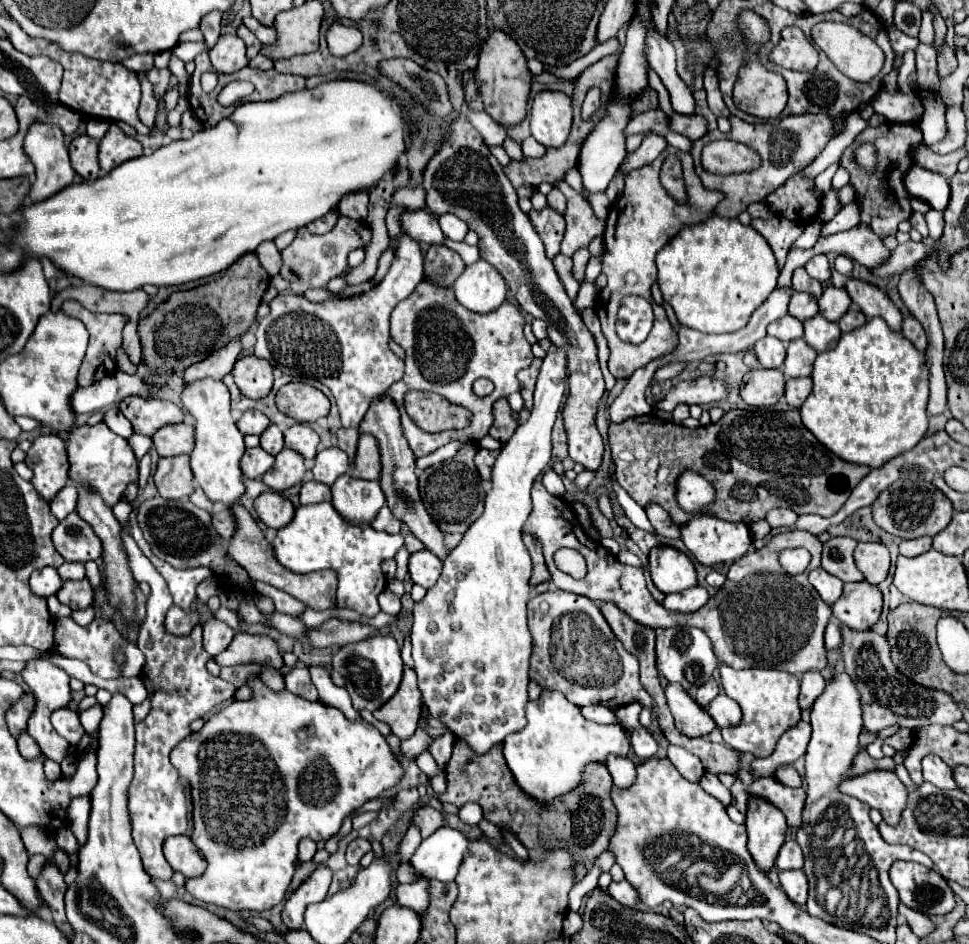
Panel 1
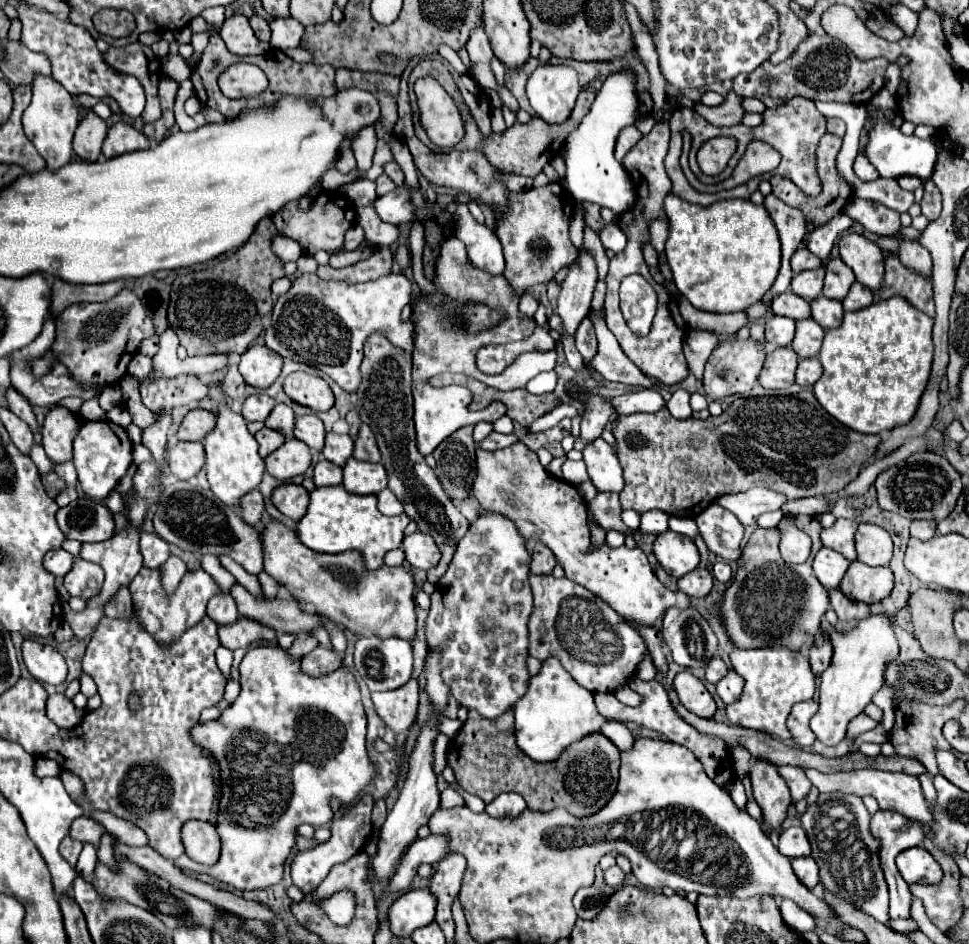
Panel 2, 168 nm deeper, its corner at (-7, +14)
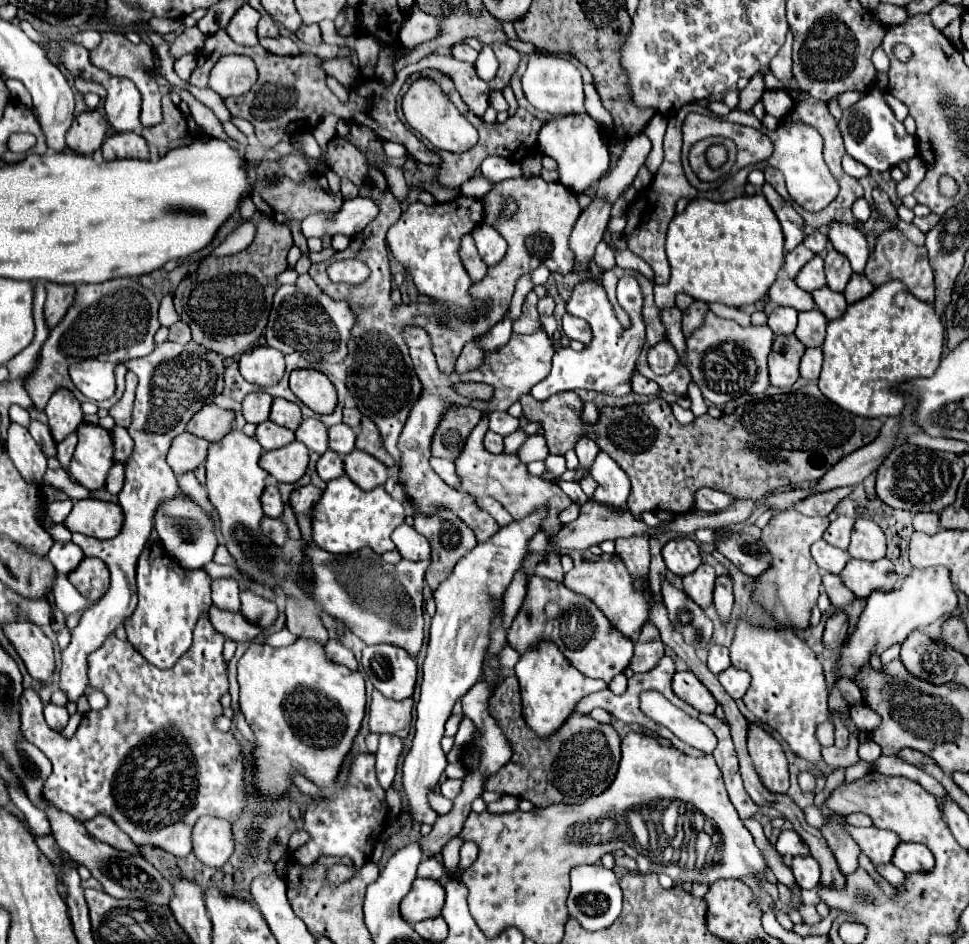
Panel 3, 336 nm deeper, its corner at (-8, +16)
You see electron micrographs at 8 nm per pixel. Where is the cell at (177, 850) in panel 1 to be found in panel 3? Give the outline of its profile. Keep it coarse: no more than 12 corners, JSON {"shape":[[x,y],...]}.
{"shape":[[203,816],[193,854],[221,868],[233,854],[231,822]]}

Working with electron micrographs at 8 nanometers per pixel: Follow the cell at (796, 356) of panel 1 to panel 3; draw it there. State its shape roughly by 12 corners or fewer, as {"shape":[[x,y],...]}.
{"shape":[[815,308],[799,312],[795,336],[821,346],[827,318]]}

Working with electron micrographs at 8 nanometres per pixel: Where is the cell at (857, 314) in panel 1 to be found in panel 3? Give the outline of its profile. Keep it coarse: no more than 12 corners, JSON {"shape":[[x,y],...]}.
{"shape":[[853,274],[843,296],[847,304],[869,296],[875,286]]}

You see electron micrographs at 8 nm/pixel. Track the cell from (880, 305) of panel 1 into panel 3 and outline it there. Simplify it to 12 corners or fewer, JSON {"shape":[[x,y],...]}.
{"shape":[[831,222],[827,236],[835,250],[861,274],[869,258],[863,232]]}

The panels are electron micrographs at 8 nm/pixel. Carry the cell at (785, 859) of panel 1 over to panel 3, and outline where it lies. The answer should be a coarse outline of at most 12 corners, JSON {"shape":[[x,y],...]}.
{"shape":[[783,830],[777,852],[785,858],[809,856],[807,844],[793,830]]}

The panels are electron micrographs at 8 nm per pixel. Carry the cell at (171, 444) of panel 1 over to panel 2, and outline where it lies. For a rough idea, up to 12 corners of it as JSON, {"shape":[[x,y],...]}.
{"shape":[[190,410],[178,440],[204,440],[216,424],[208,410]]}

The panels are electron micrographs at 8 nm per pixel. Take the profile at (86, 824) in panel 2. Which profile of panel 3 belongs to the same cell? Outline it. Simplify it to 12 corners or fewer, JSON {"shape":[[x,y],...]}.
{"shape":[[109,816],[83,824],[97,840],[117,850],[139,854],[139,848]]}

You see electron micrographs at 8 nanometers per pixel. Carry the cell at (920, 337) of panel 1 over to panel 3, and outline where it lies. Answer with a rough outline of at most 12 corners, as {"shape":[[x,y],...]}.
{"shape":[[897,228],[875,240],[865,276],[873,286],[901,280],[933,302],[935,280],[925,246]]}

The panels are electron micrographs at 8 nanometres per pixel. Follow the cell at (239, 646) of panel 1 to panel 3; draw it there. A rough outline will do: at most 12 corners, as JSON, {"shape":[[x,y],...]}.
{"shape":[[211,606],[215,630],[235,642],[261,634],[241,612]]}

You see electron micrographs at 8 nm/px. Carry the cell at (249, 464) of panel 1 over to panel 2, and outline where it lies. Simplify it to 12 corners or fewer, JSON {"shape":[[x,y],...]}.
{"shape":[[262,428],[256,432],[260,456],[266,458],[286,440],[280,432]]}

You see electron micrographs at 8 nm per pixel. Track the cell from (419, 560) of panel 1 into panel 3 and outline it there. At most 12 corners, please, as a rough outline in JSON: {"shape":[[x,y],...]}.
{"shape":[[401,524],[391,540],[405,560],[427,560],[429,542]]}

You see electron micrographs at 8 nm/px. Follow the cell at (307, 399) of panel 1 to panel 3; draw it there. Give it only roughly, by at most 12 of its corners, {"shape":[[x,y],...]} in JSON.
{"shape":[[313,368],[293,370],[289,388],[317,414],[337,406],[333,382]]}

